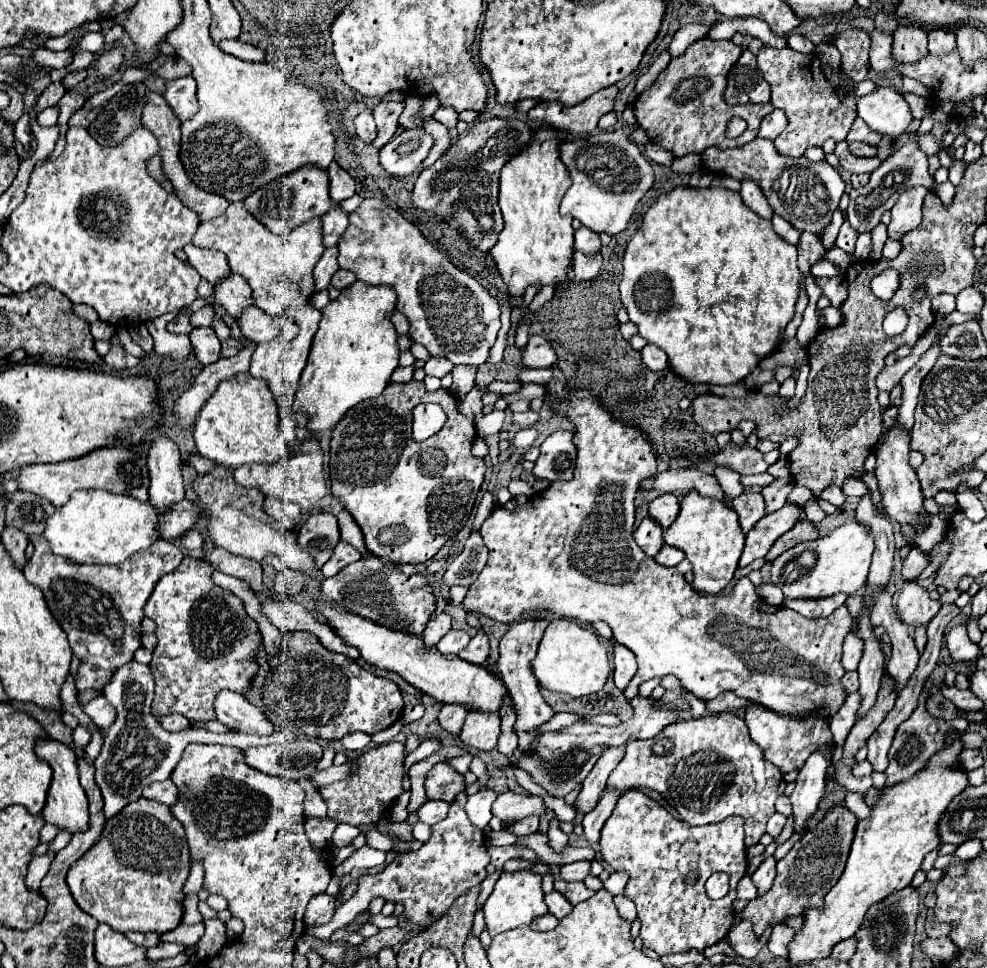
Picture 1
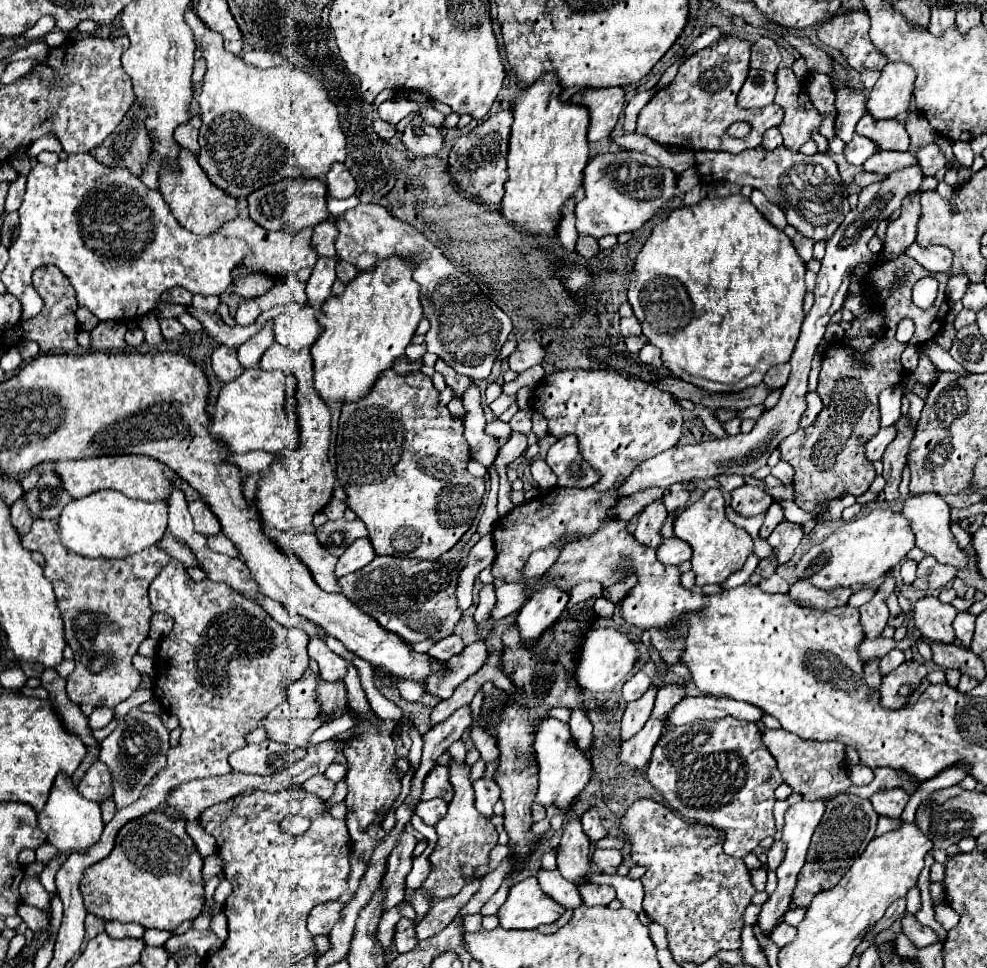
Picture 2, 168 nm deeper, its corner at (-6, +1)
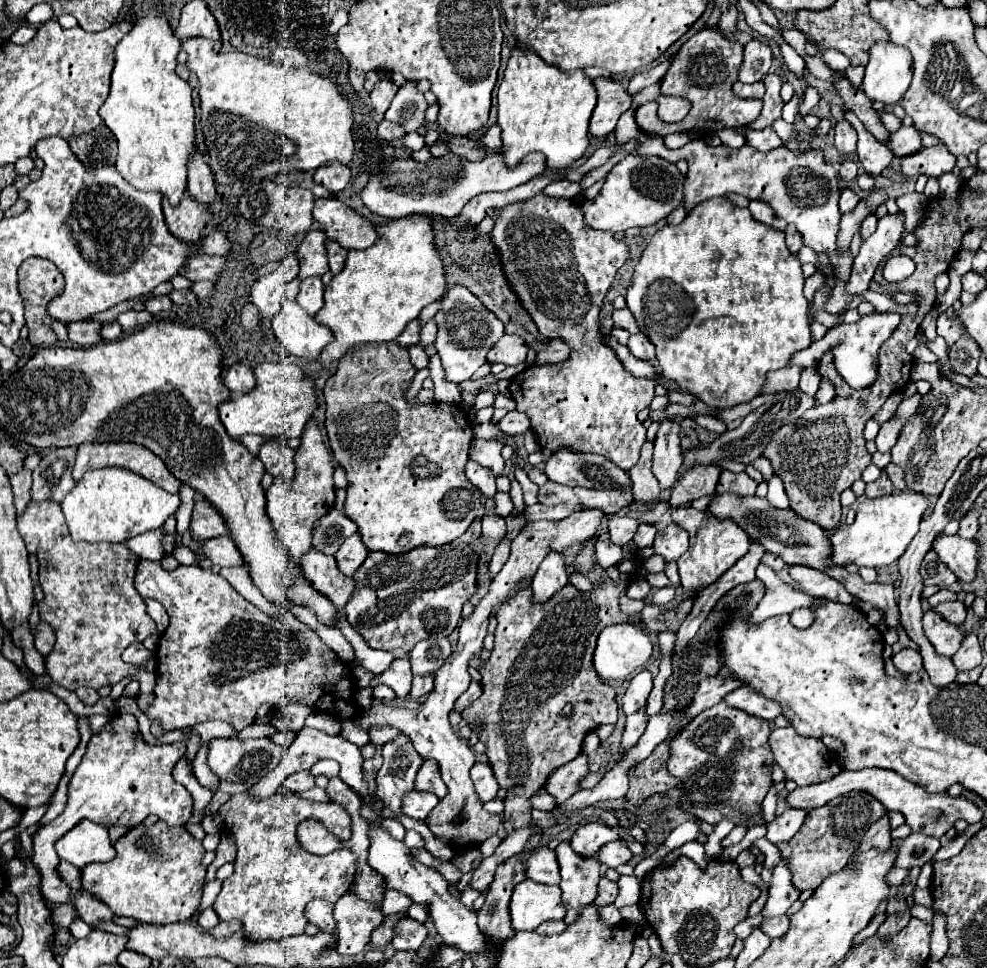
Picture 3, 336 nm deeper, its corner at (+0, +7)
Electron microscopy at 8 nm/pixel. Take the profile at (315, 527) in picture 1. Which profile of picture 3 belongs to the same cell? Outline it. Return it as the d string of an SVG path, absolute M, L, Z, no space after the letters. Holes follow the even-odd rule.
M332 509L314 523L312 545L326 555L334 555L344 543L344 539L348 539L356 531L358 525L350 517L346 517L342 511Z

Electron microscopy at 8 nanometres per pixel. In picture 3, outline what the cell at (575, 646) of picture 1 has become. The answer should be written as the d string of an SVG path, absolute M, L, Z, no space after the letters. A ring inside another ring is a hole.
M620 623L620 625L608 625L600 631L594 651L594 669L602 681L622 681L632 675L638 667L646 663L646 659L652 655L652 639L648 633L632 623Z

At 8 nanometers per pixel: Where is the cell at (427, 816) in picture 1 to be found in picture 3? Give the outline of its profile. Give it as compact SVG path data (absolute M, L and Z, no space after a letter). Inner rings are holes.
M410 791L404 797L402 803L402 813L412 817L412 819L426 819L428 813L438 805L438 797L434 793L420 793L420 791Z

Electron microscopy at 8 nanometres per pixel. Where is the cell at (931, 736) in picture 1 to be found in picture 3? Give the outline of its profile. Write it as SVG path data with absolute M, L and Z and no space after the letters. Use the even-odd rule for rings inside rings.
M884 813L884 817L880 817L868 831L866 835L862 837L862 843L860 843L860 849L852 855L856 857L860 851L866 851L866 849L872 849L872 847L878 847L878 849L888 849L892 845L892 837L890 837L890 817L888 813Z

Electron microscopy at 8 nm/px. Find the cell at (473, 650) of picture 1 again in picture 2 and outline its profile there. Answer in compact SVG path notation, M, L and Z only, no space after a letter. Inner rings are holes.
M472 643L464 647L464 651L448 659L440 671L430 673L426 677L426 681L422 683L424 693L434 695L438 699L450 699L454 689L482 667L486 657L488 649L484 643Z

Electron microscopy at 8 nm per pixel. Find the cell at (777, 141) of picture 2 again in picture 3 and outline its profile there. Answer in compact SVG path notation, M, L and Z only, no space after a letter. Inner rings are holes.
M766 127L766 129L760 129L760 131L752 131L752 129L746 129L746 145L766 153L774 147L780 147L782 145L782 139L774 133L772 127Z

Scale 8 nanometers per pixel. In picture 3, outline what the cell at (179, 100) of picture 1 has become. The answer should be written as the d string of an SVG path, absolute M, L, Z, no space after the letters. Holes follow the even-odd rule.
M194 151L190 153L190 165L188 165L188 189L190 195L196 197L202 203L214 203L214 179L210 173L210 167L204 163L202 153Z

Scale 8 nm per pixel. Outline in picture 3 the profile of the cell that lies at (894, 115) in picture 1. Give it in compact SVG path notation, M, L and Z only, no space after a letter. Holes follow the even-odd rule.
M890 41L876 43L870 49L870 61L862 81L862 91L872 101L886 105L898 103L912 81L912 55Z

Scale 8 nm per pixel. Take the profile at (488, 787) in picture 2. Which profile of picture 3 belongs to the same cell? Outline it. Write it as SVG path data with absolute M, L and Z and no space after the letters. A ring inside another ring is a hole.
M476 763L470 771L472 775L472 781L474 781L474 787L476 787L476 793L482 801L490 801L496 797L496 791L498 791L498 783L494 779L494 773L490 769L488 763Z

